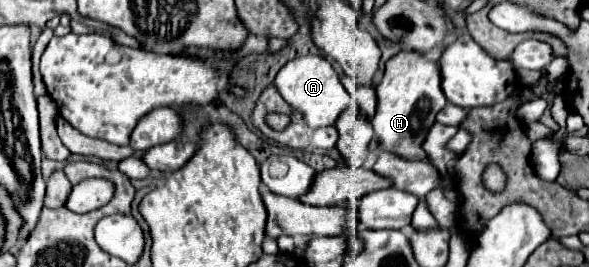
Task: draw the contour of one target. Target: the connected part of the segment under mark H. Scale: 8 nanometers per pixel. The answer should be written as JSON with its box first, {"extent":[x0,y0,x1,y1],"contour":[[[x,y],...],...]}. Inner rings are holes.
{"extent":[373,49,447,161],"contour":[[[401,49],[385,63],[385,73],[381,83],[375,87],[377,91],[377,113],[373,117],[373,129],[381,147],[393,153],[399,153],[407,159],[427,161],[423,157],[423,137],[427,129],[435,123],[437,113],[447,105],[447,97],[441,89],[441,73],[435,61],[429,61],[423,53],[413,49]]]}

